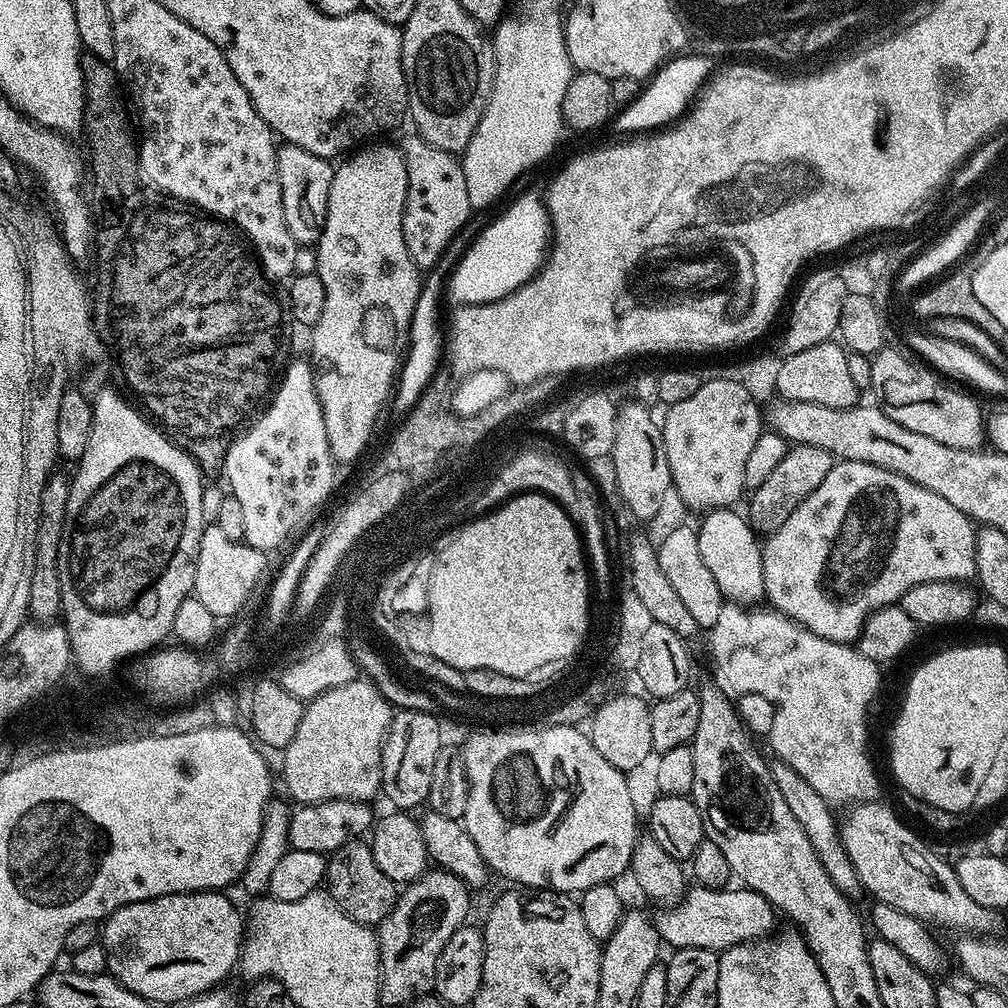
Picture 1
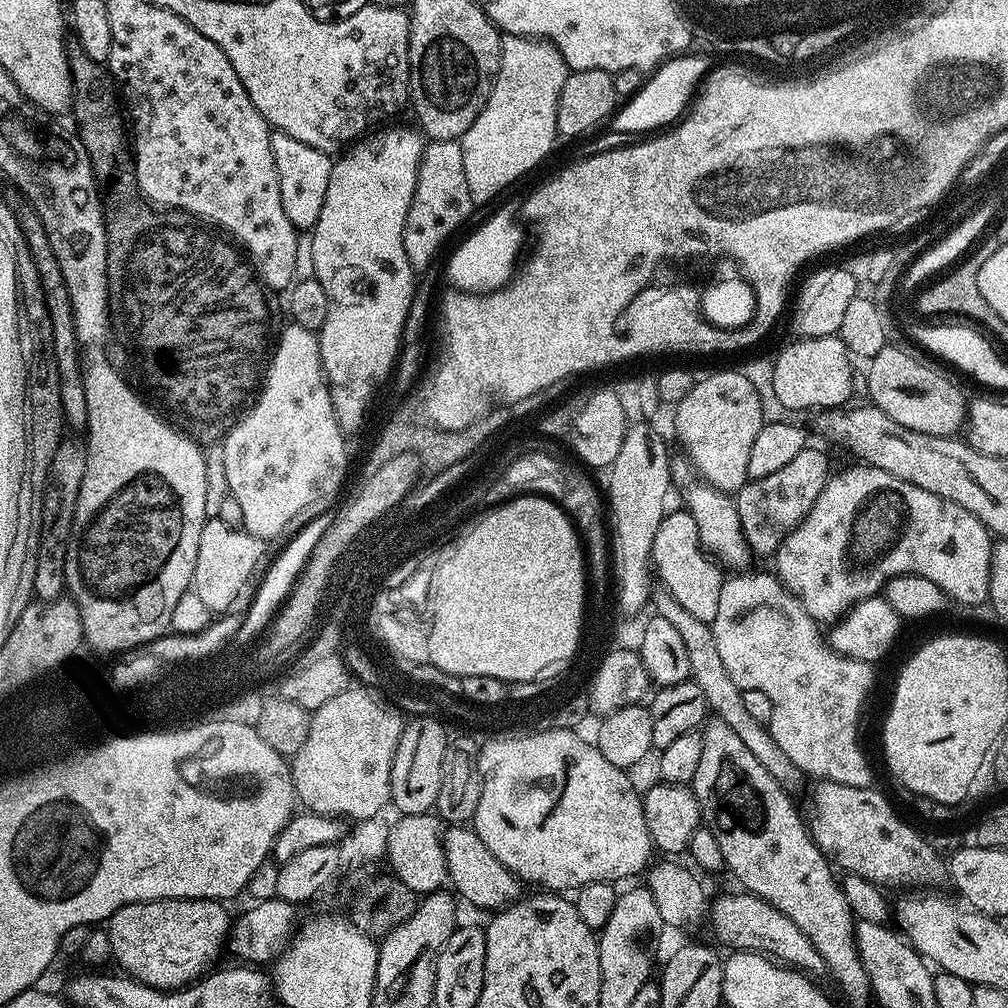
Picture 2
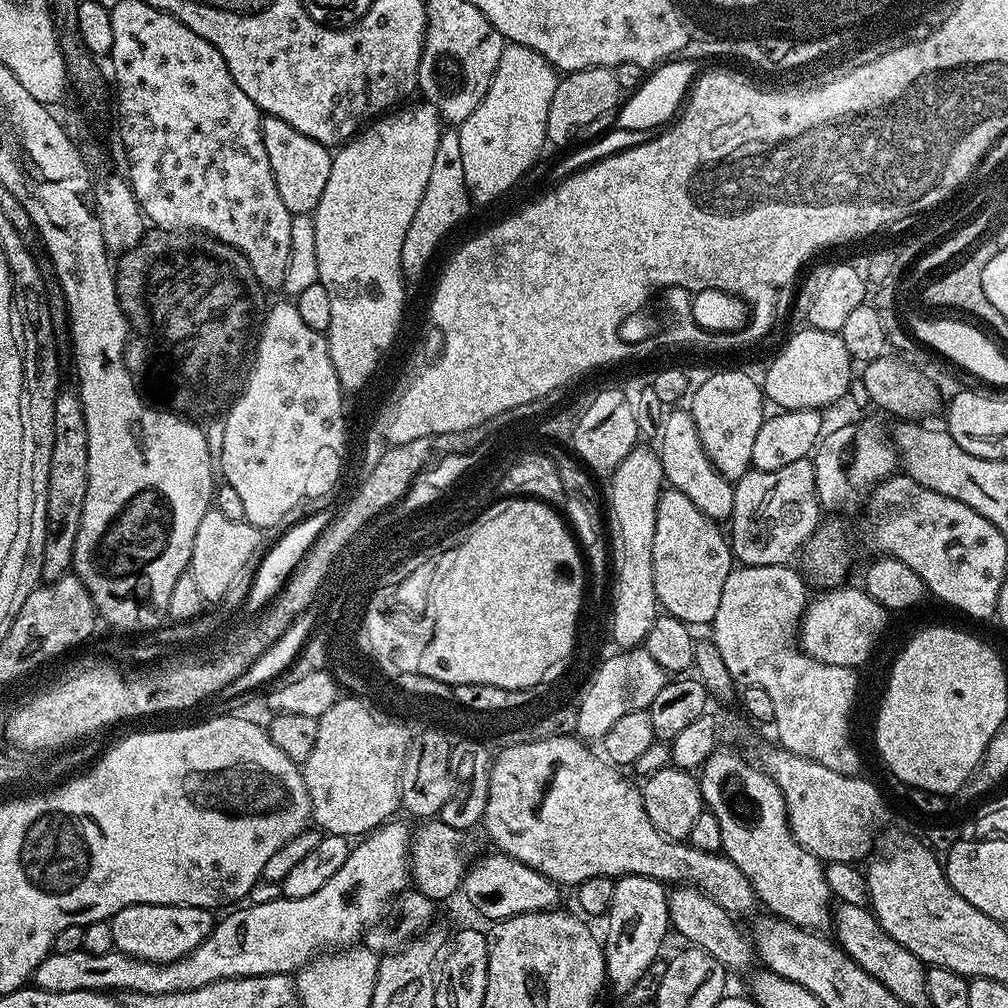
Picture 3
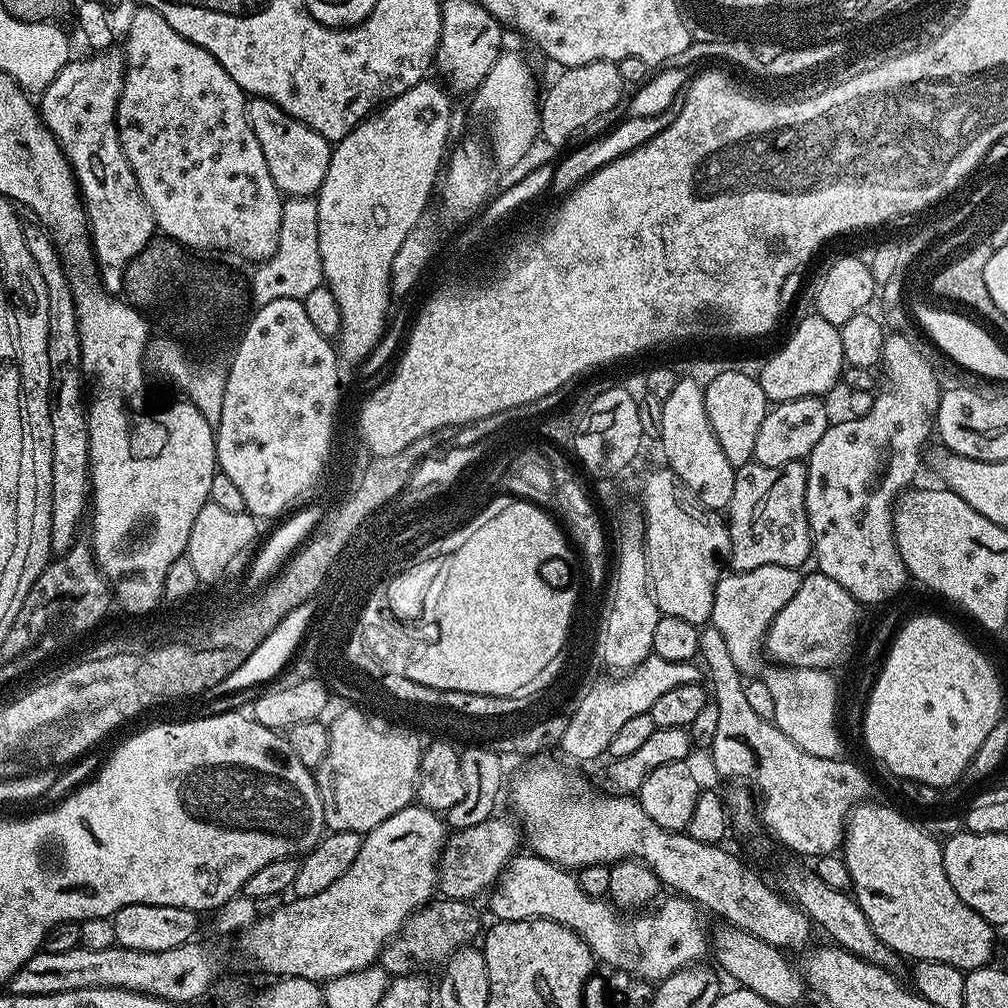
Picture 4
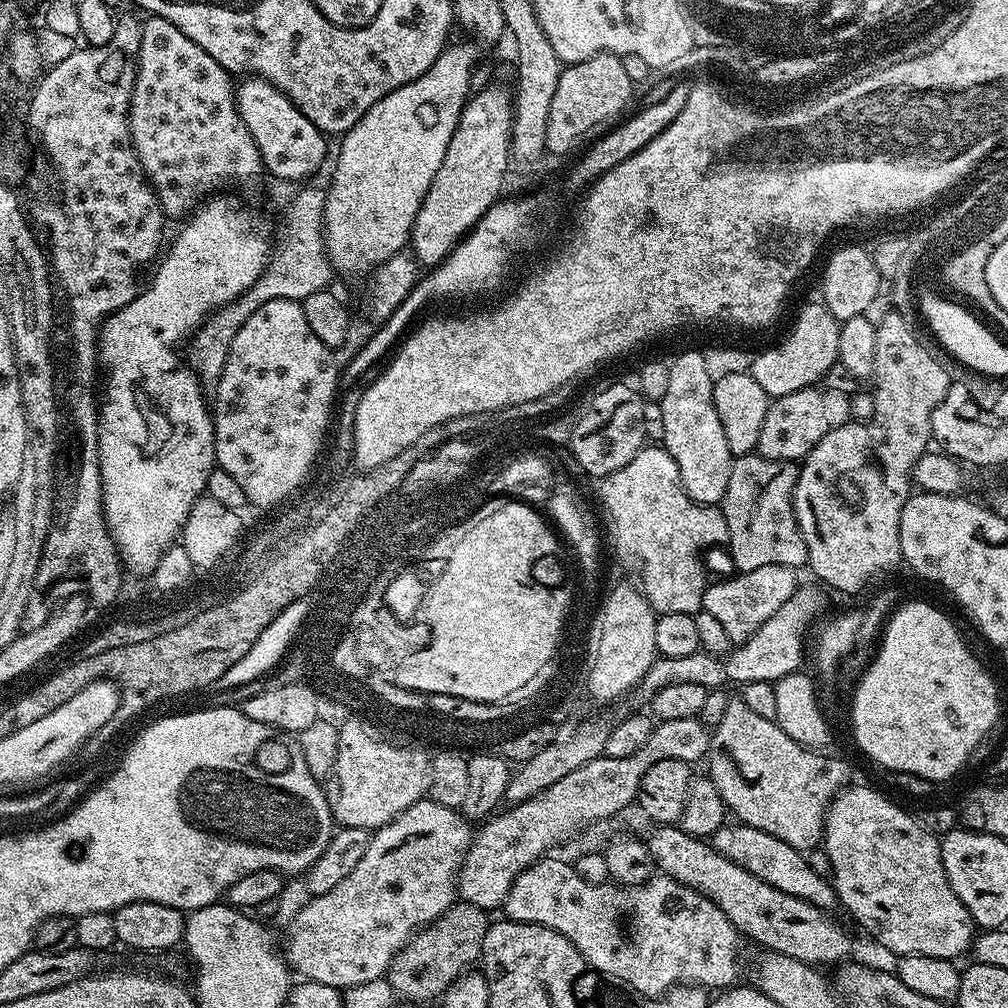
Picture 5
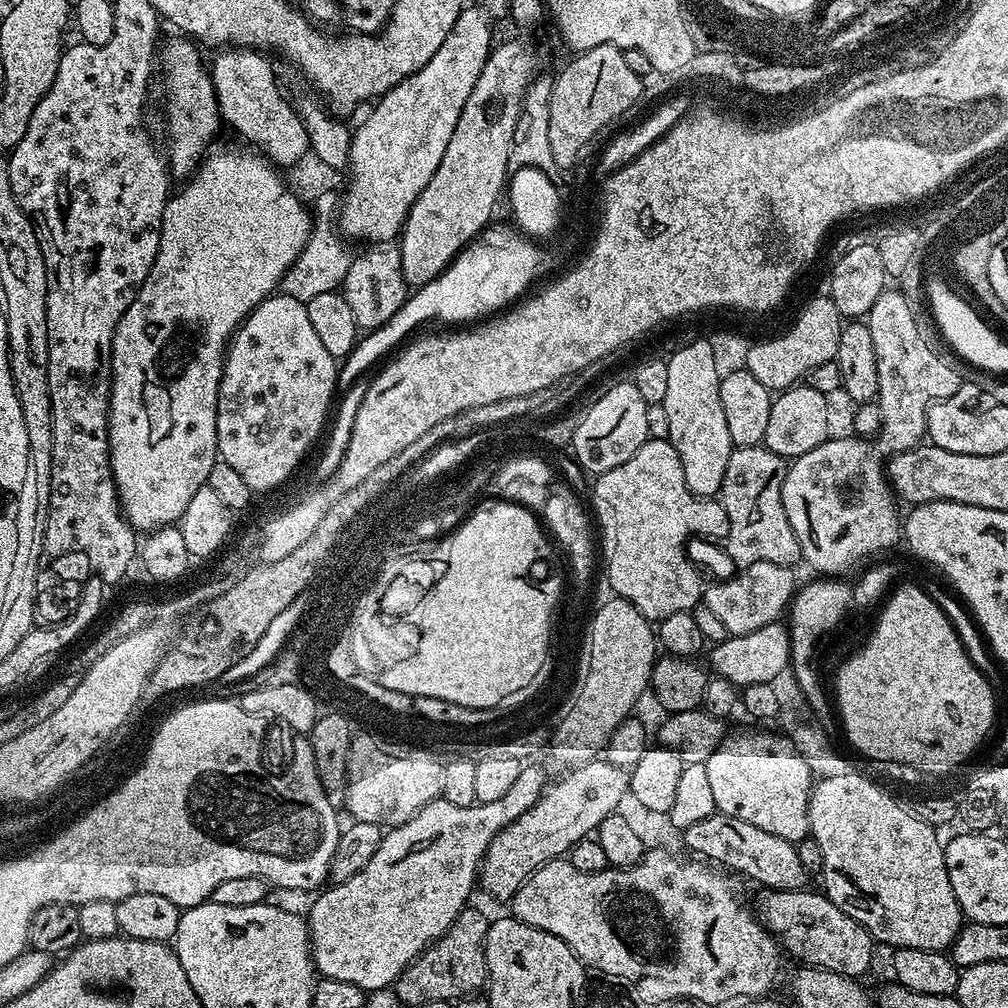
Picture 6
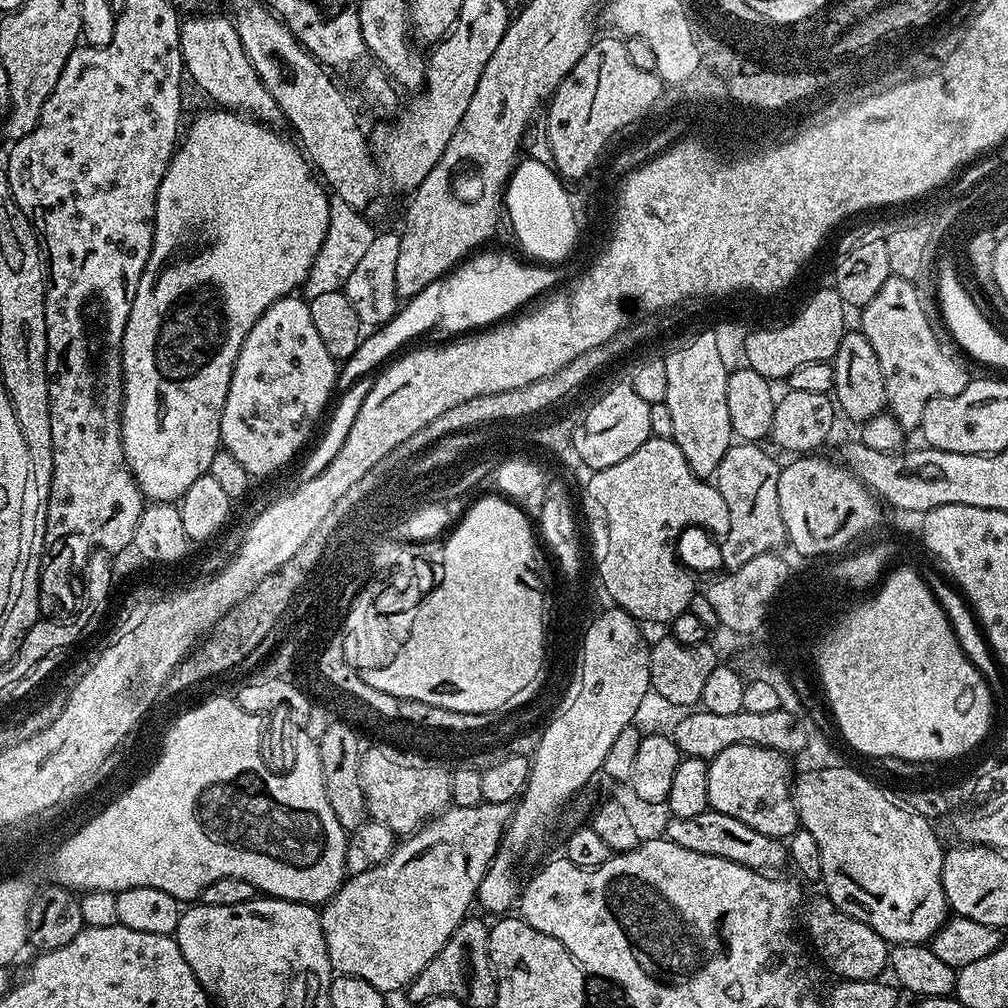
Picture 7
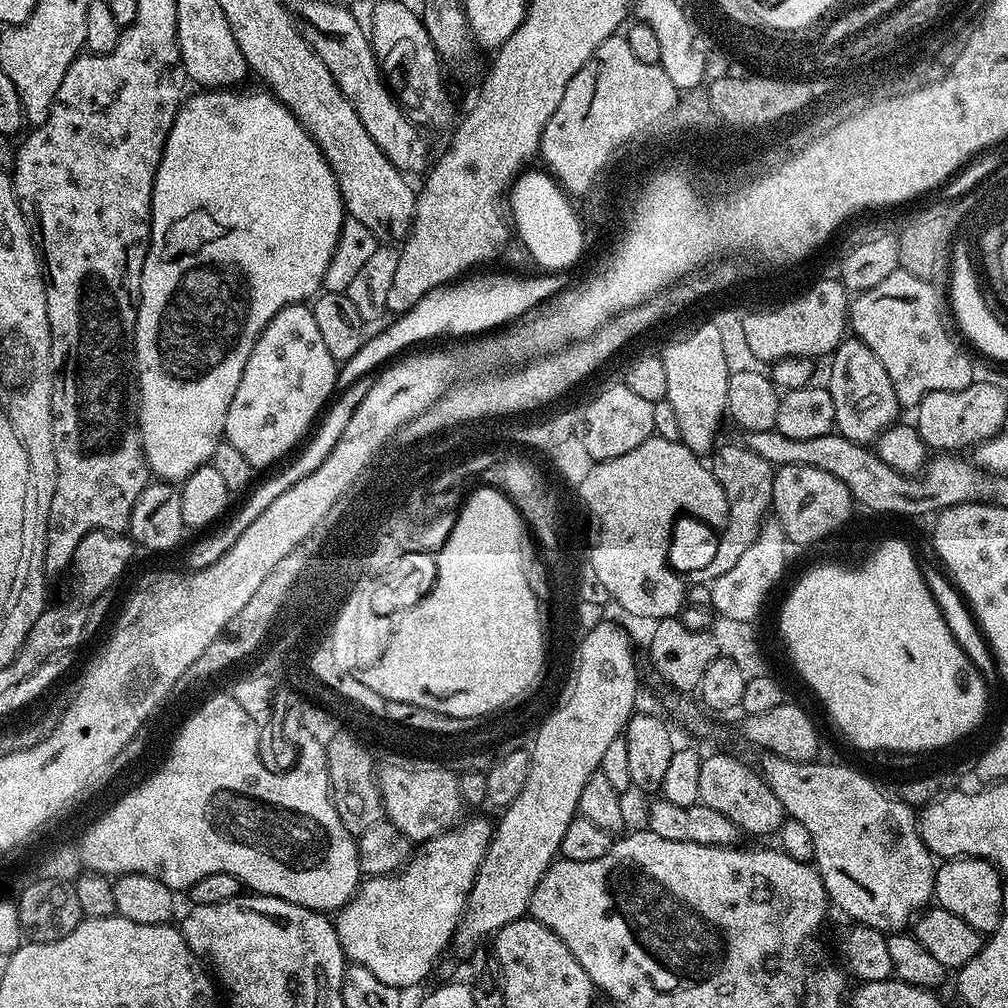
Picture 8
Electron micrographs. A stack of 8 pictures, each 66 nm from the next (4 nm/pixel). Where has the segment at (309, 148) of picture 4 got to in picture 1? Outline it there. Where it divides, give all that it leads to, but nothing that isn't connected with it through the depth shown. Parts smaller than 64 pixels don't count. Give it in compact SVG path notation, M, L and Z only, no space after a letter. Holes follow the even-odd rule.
M281 143L276 150L276 165L282 186L282 210L286 214L286 226L290 234L294 234L297 245L319 244L330 202L333 161L323 160L318 154L310 154L310 150L302 150L302 146Z

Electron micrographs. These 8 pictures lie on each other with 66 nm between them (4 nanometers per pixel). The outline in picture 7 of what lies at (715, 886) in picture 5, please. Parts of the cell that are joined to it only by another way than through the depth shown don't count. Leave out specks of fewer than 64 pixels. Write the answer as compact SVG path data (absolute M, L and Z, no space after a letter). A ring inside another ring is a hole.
M821 898L821 900L812 900L809 904L807 901L799 913L798 920L802 925L802 932L804 928L805 934L808 935L807 943L810 948L812 943L813 950L820 955L821 962L833 972L833 977L842 980L878 980L885 975L890 951L888 941L883 940L874 930L870 930L866 922L858 922L858 918L850 918L850 914L838 910L838 906L834 906L832 900Z

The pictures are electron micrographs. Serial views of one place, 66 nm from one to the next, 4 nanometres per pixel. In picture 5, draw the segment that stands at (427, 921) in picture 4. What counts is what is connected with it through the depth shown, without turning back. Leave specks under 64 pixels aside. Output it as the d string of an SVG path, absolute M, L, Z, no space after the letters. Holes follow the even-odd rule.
M457 902L440 915L435 924L420 929L392 959L386 979L393 993L404 1000L432 1000L443 997L447 988L480 960L482 942L490 923L485 909Z

